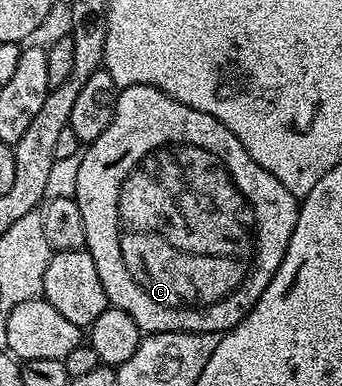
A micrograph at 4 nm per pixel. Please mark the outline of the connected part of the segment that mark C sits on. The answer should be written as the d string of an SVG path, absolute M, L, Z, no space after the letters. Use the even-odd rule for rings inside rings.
M132 85L131 87L121 88L116 101L114 116L108 125L108 129L104 129L104 133L100 133L100 137L96 137L96 141L89 143L81 154L82 160L80 161L73 198L77 199L80 205L80 217L84 217L85 250L89 251L92 261L96 261L96 273L100 273L100 285L104 285L104 293L109 306L124 309L124 313L128 313L128 317L132 317L132 321L136 321L136 325L143 333L156 331L216 331L225 333L237 328L238 324L243 322L247 315L251 314L256 301L262 298L264 292L268 290L272 277L277 275L280 269L280 261L286 257L288 241L292 241L296 229L296 221L300 210L299 200L295 199L292 193L288 193L288 189L284 189L284 185L280 185L280 181L276 177L272 177L272 173L268 173L268 169L260 169L260 165L256 165L256 161L252 161L252 157L248 157L248 149L244 149L244 145L240 145L240 141L232 133L232 129L228 129L228 125L220 125L220 121L216 121L216 117L212 117L208 113L200 113L200 109L192 109L188 105L168 97L168 93L164 93L152 85Z

